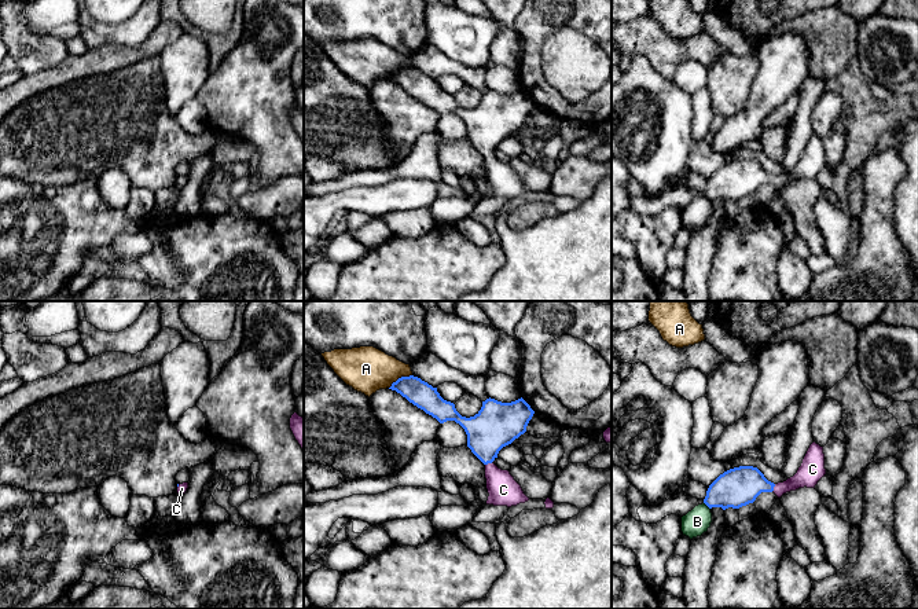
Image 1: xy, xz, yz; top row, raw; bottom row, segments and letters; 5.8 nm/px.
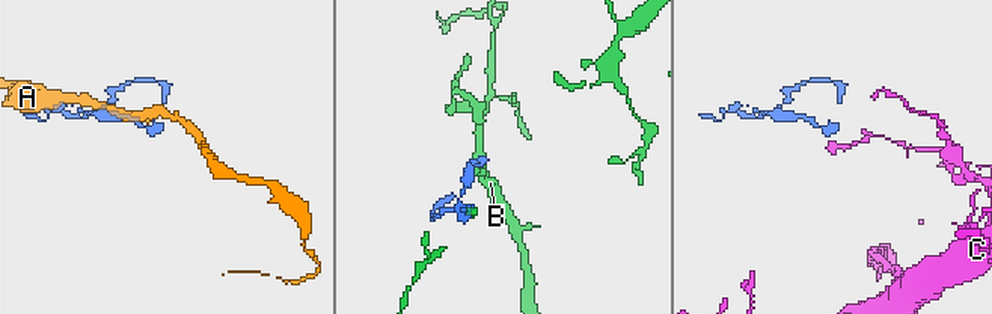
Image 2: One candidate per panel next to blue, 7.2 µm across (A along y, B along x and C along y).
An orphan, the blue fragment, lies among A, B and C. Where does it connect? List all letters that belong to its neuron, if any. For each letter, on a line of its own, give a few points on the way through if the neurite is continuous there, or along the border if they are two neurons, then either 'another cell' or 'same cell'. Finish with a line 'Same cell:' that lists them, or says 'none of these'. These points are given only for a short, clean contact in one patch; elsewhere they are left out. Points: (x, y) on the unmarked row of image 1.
A: another cell
B: border yz (704, 194), (709, 201); another cell
C: way xz (496, 117), (488, 125), (488, 154), (503, 182); same cell
Same cell: C

